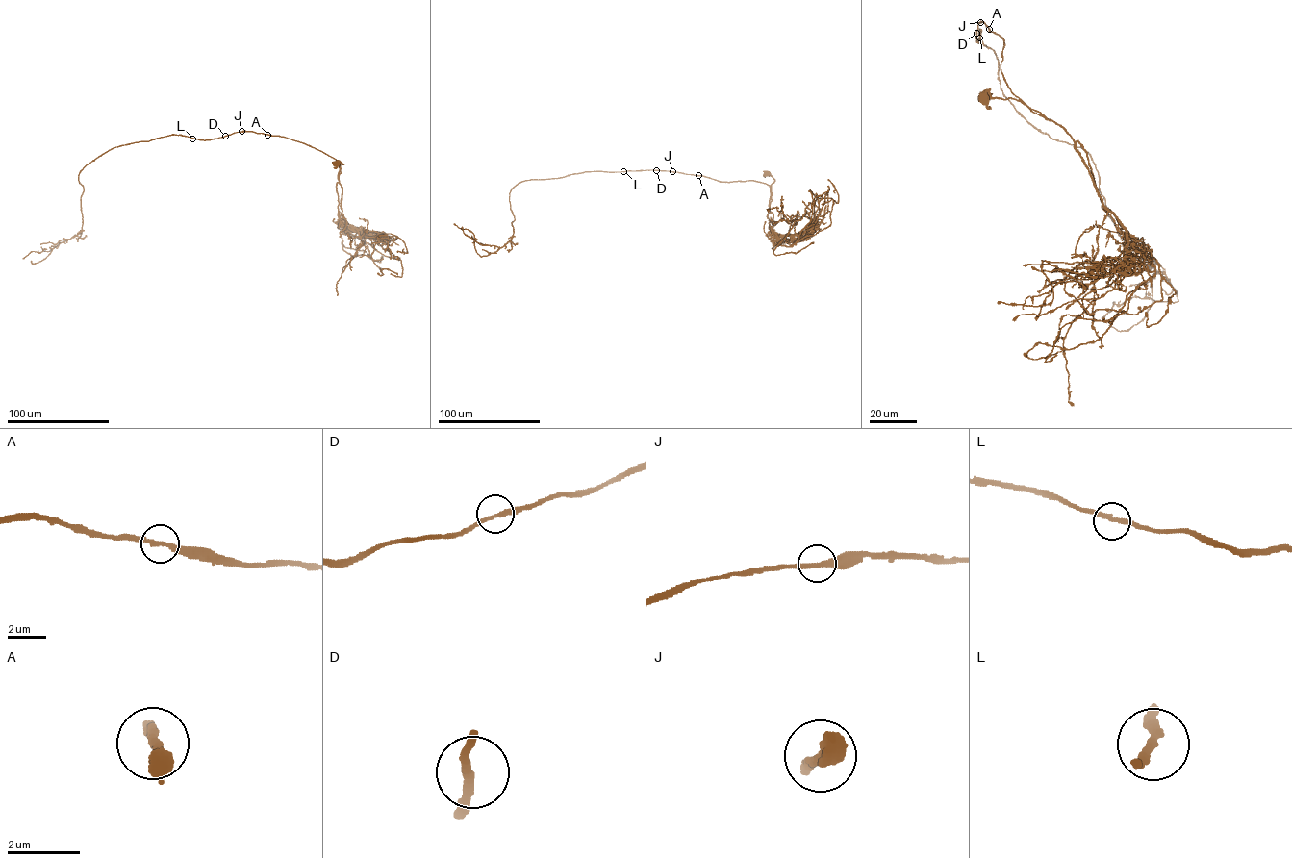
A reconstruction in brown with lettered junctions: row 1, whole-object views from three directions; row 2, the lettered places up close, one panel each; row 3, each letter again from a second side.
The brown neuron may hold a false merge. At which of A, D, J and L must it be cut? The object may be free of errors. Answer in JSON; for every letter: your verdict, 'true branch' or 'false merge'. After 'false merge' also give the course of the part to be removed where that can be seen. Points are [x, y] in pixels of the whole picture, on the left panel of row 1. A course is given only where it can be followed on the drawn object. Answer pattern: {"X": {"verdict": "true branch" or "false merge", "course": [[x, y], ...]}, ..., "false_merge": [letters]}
{"A": {"verdict": "true branch"}, "D": {"verdict": "true branch"}, "J": {"verdict": "true branch"}, "L": {"verdict": "true branch"}, "false_merge": []}

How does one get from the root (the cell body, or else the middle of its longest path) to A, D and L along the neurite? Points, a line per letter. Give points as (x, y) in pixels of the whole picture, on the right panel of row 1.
A: (984, 95), (1016, 98), (1043, 115), (1034, 113), (1005, 83), (1000, 69), (1003, 39), (989, 29)
D: (984, 95), (1016, 98), (1043, 115), (1034, 113), (1005, 83), (1000, 69), (1003, 39), (981, 21), (976, 33)
L: (984, 95), (1016, 98), (1043, 115), (1005, 83), (1003, 39), (981, 21), (979, 37)

